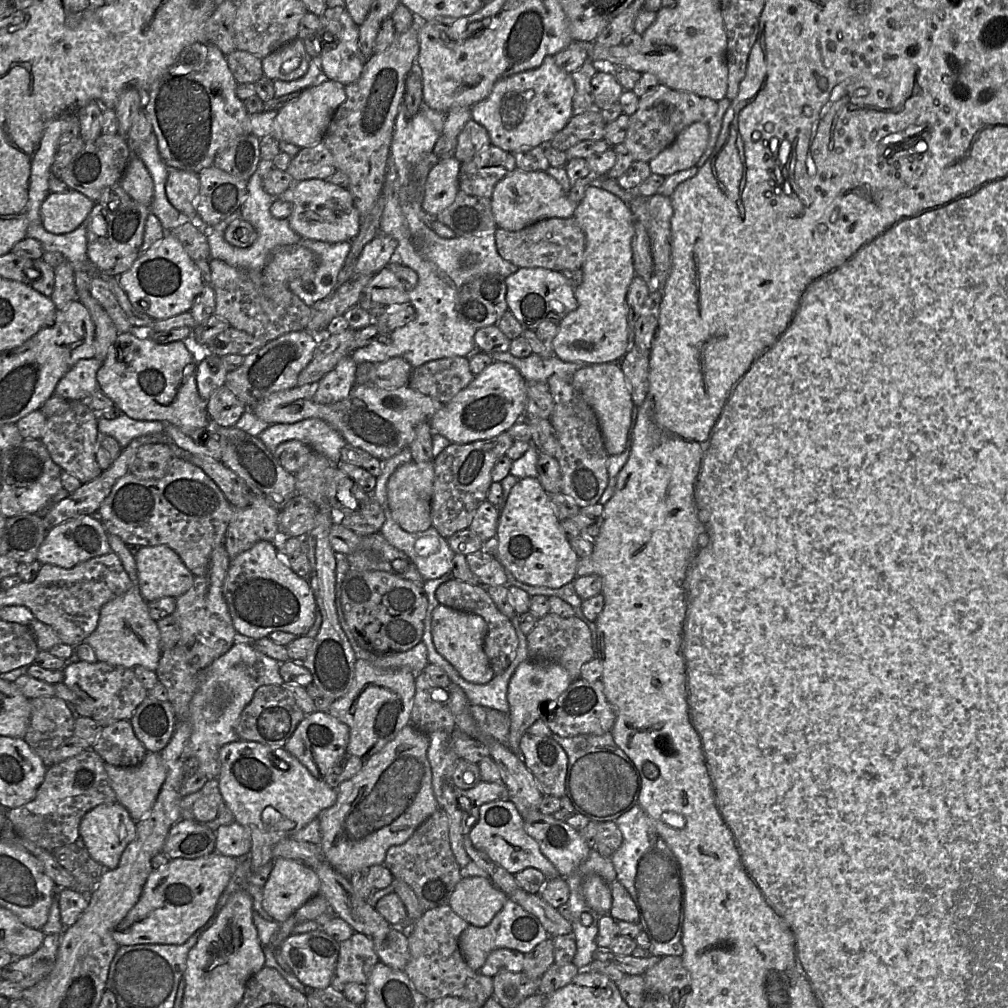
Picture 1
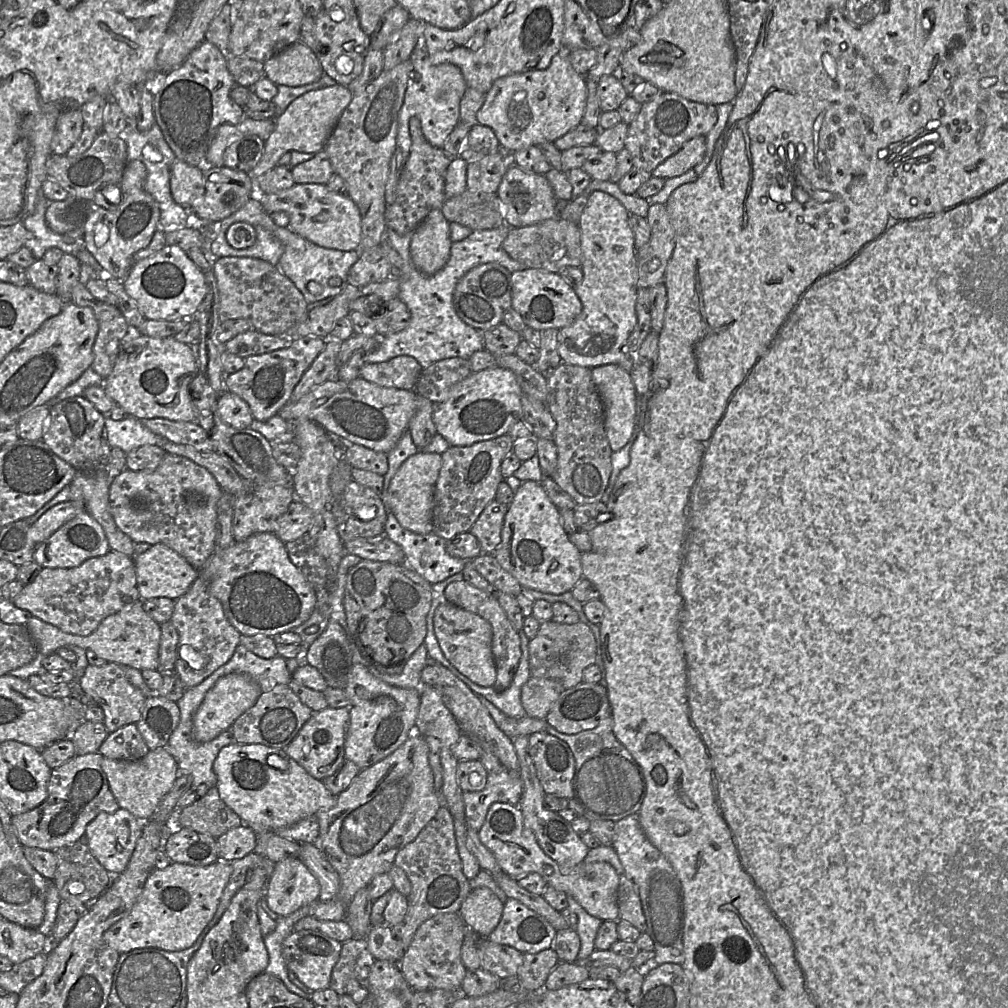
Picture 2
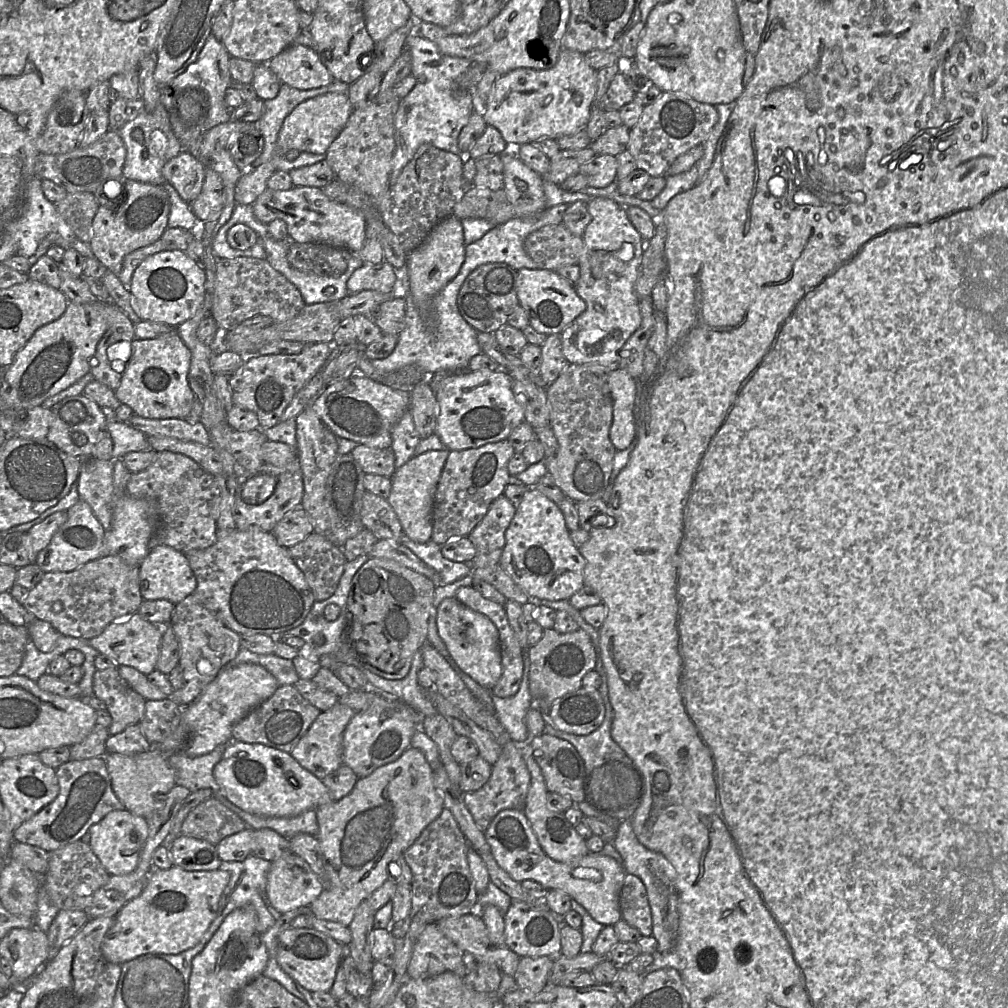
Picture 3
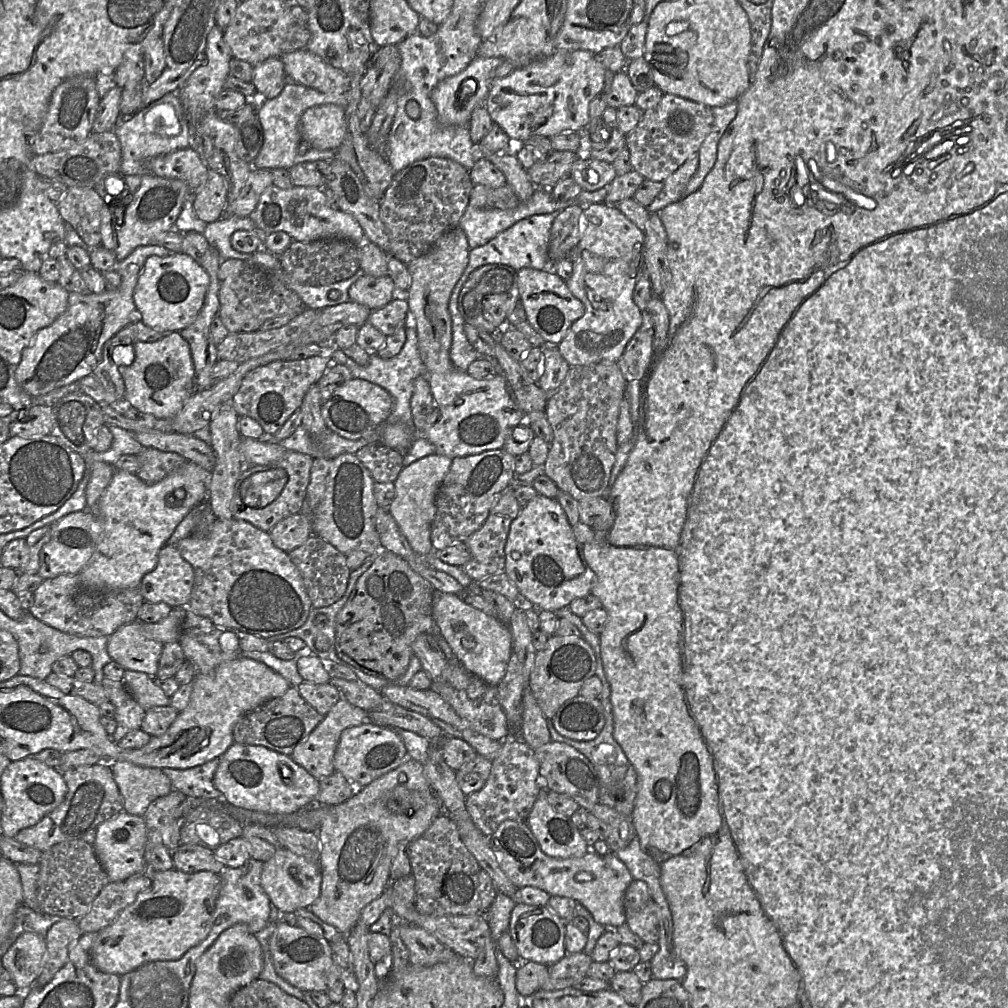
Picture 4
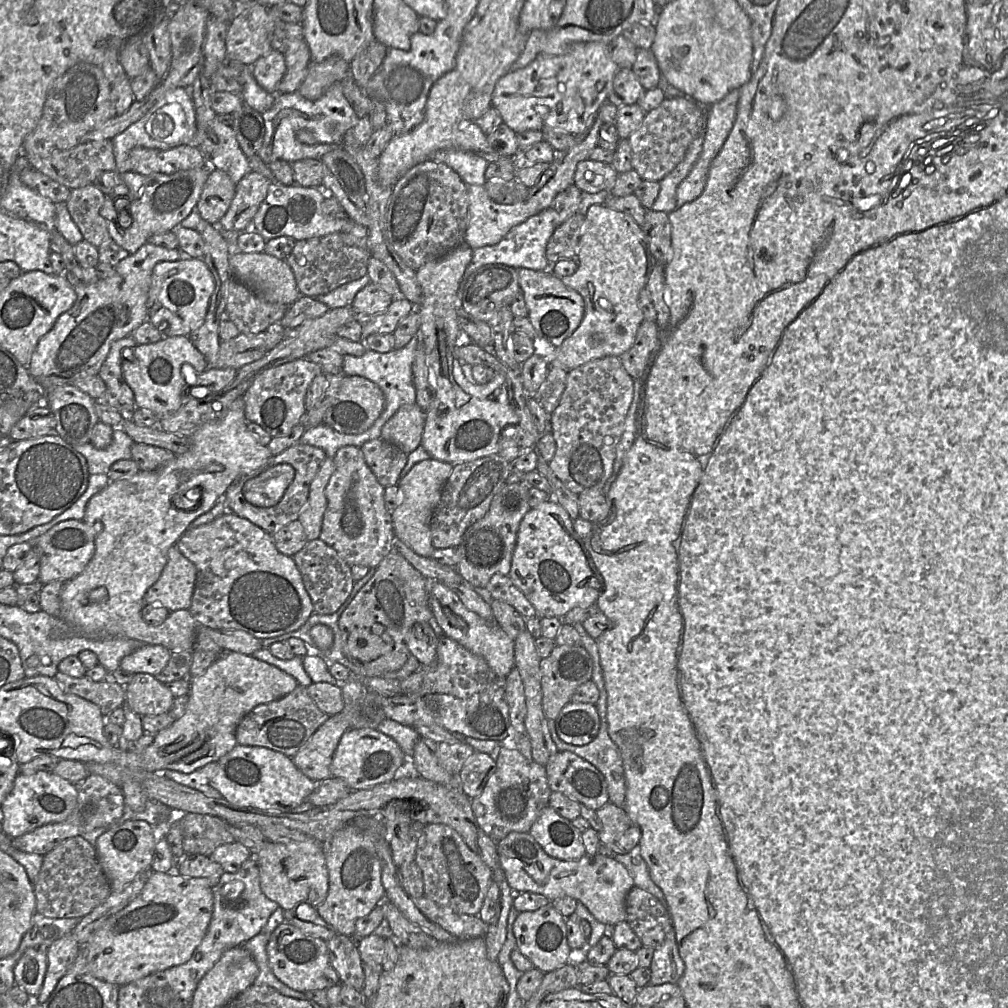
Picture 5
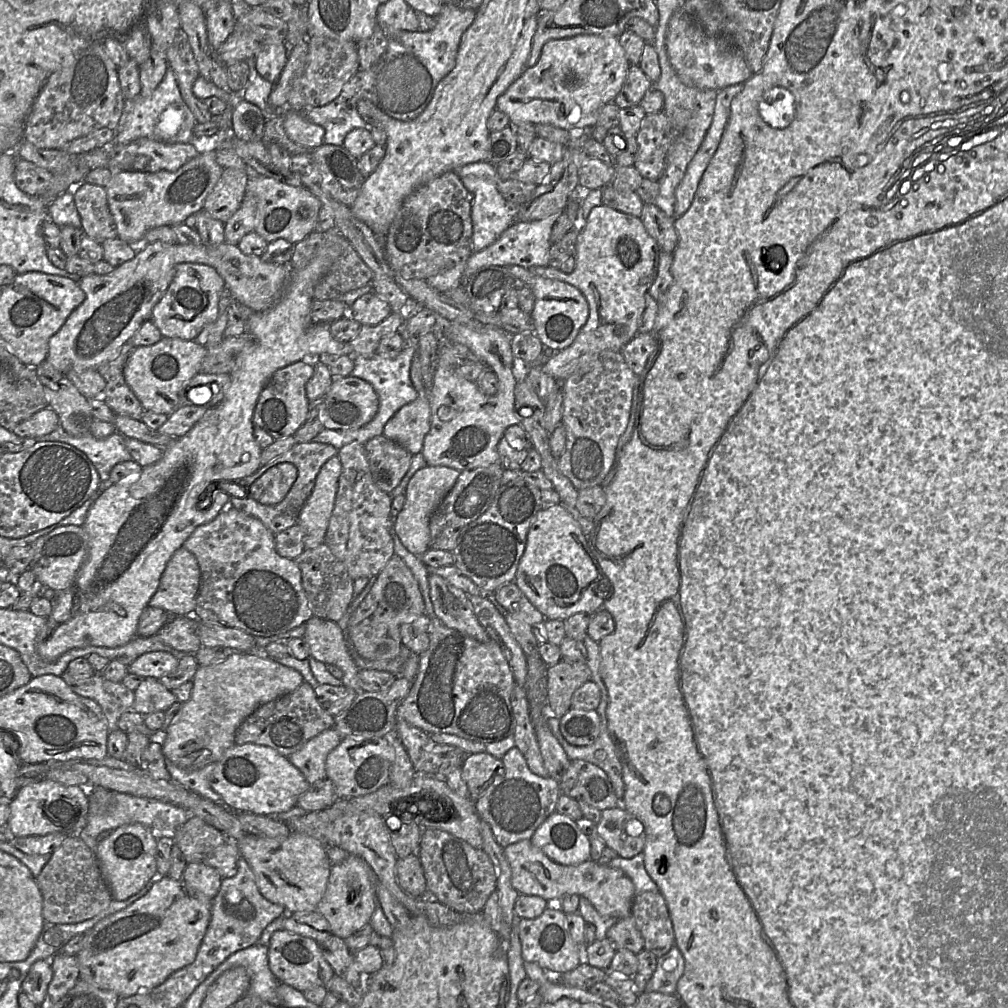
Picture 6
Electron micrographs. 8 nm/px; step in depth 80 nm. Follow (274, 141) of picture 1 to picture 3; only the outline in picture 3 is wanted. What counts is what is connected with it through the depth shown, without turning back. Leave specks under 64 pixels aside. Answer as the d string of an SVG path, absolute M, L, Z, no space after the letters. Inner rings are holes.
M330 92L303 101L285 118L275 144L275 154L284 156L290 150L325 154L345 127L351 113L352 104L344 93ZM269 161L245 171L235 189L236 203L253 205L257 197L267 189L267 181L276 170Z

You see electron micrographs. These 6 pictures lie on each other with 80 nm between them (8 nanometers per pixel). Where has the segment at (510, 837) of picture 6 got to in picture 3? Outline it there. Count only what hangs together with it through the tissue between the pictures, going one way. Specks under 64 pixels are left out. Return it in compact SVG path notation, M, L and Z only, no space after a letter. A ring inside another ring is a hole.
M509 741L502 746L498 761L492 766L487 783L476 791L463 794L463 800L476 825L484 832L493 818L504 809L524 811L531 775L521 752L521 745Z

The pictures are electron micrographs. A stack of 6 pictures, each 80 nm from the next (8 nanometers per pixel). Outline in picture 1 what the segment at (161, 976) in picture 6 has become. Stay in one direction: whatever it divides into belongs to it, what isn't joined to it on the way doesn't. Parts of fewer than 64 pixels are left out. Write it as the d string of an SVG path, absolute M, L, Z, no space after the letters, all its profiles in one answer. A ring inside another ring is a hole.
M214 852L197 859L177 858L149 875L136 905L113 929L112 937L119 946L139 944L181 945L212 917L216 904L227 887L237 867L237 858Z

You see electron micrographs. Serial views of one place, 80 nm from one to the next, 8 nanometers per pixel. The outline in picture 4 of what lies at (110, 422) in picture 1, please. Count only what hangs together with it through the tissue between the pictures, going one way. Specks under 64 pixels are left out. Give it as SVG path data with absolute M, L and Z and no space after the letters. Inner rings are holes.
M115 425L108 426L113 435L111 448L105 452L93 451L90 454L82 456L87 465L95 462L106 462L114 465L122 455L138 455L145 448L137 441L134 432Z

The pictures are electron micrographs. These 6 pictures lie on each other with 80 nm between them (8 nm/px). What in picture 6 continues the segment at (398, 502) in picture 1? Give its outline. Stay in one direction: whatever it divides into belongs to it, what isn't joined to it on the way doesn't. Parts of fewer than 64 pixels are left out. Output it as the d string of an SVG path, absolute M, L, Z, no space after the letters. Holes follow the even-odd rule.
M427 465L413 475L405 491L405 503L394 519L394 531L405 548L421 557L430 549L430 520L444 497L455 485L461 471L446 466Z

